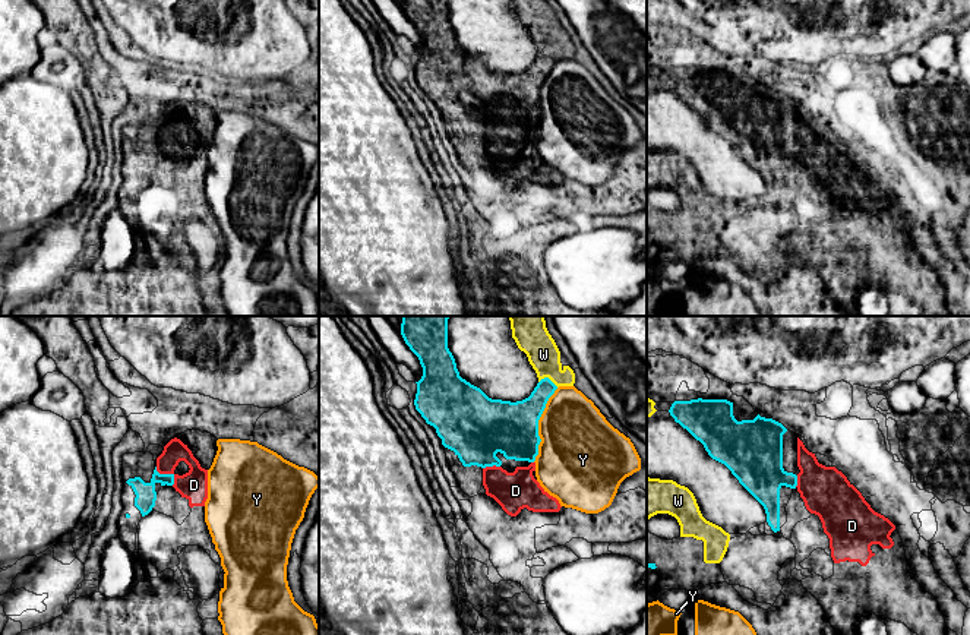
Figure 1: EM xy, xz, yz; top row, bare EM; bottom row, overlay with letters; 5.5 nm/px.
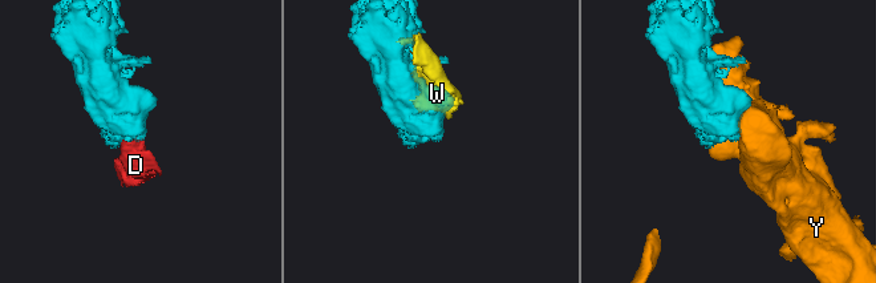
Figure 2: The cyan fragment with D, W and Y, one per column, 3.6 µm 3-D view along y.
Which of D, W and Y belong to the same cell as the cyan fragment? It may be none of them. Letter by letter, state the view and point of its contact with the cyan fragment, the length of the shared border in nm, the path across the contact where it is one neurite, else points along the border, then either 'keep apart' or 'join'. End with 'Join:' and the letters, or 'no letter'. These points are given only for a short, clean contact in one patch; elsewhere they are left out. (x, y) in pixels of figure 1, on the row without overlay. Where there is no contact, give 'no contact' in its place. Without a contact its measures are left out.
D: meets cyan in xy at (167, 147); contact 140 nm long; runs through xy (145, 166), (167, 147), (183, 157), (193, 157); join
W: meets cyan in xz at (547, 50); contact 120 nm long; join
Y: meets cyan in xz at (537, 97); contact 440 nm long; keep apart
Join: D, W

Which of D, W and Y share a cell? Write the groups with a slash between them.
D W / Y

